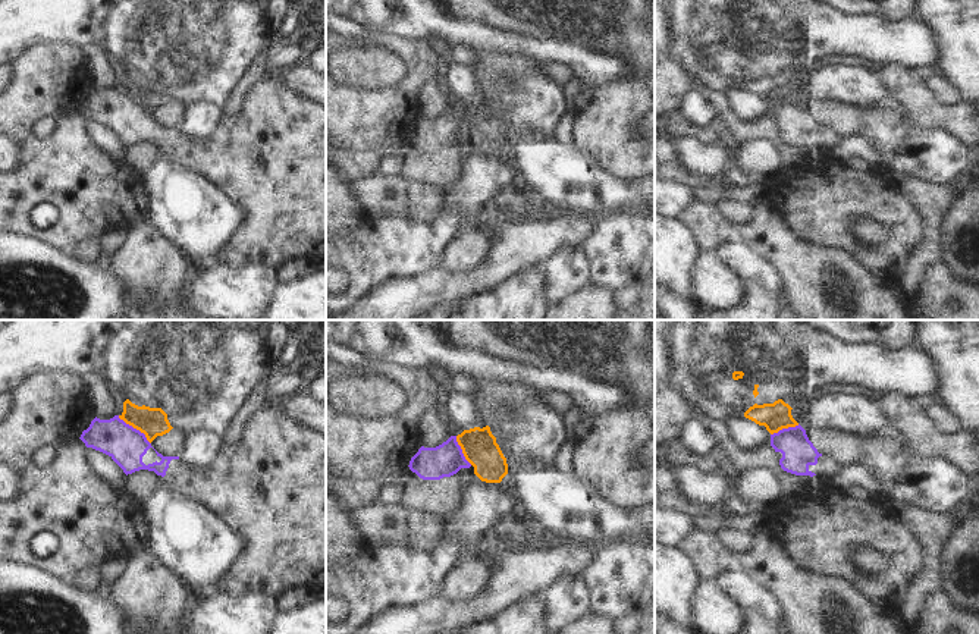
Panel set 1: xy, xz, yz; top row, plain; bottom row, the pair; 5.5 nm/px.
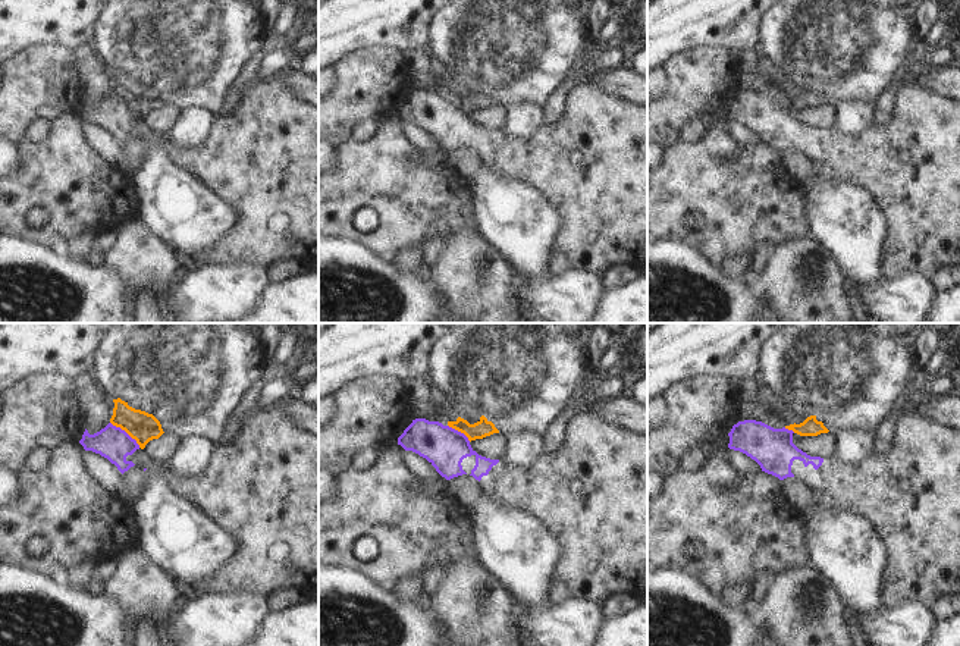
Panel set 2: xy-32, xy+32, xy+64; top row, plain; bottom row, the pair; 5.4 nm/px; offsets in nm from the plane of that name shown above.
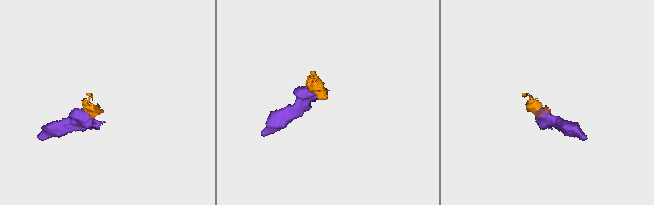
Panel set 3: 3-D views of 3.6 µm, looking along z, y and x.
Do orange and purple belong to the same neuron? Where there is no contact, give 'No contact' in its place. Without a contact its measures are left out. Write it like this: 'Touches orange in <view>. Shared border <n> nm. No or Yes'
Touches orange in xy. Shared border 240 nm. No

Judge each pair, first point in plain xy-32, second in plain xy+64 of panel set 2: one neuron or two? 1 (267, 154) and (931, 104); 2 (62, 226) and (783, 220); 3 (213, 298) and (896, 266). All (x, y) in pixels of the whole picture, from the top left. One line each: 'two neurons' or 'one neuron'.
1: one neuron
2: one neuron
3: two neurons

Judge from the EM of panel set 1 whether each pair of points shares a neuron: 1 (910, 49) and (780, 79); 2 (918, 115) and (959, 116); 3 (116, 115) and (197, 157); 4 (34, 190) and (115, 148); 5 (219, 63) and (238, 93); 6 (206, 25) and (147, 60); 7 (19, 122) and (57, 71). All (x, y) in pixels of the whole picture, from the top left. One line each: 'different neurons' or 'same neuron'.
1: same neuron
2: same neuron
3: same neuron
4: different neurons
5: different neurons
6: same neuron
7: same neuron

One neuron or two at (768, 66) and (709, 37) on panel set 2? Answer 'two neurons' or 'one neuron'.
two neurons

